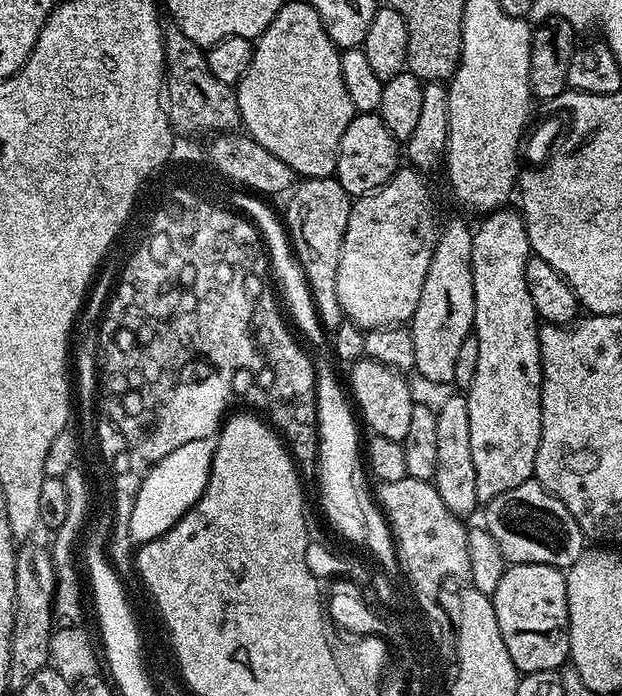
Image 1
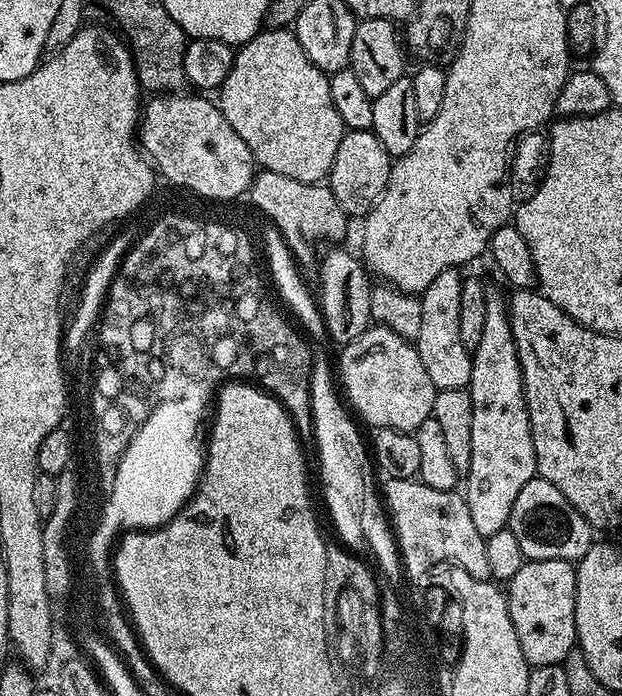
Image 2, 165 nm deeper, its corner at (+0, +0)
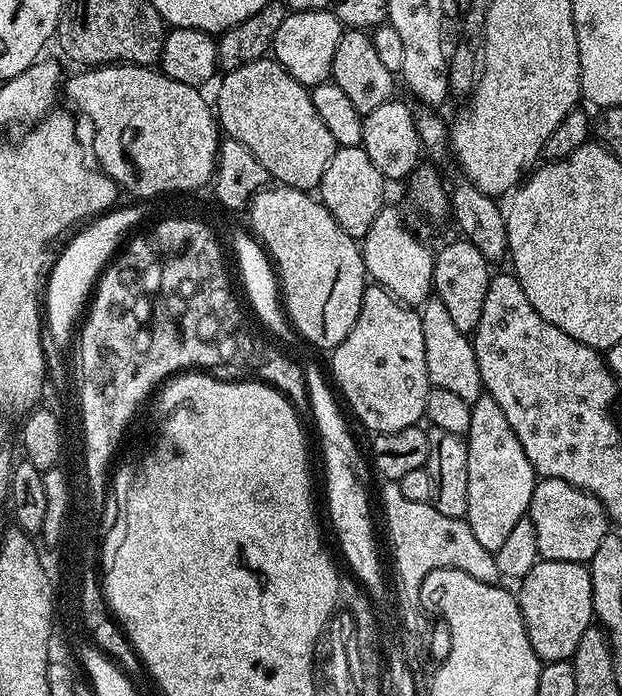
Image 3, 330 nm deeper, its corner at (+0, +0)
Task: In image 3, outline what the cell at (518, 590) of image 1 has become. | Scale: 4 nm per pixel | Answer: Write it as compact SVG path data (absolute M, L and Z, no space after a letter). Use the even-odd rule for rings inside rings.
M541 558L537 560L534 570L530 570L530 574L526 574L524 579L519 581L518 588L520 588L520 592L518 591L520 613L528 631L530 646L536 651L536 655L544 662L571 660L578 642L582 642L582 634L586 634L586 630L594 624L592 583L587 567L574 562Z

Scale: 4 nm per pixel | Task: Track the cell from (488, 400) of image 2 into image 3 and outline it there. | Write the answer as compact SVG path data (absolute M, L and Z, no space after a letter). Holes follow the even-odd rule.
M482 395L472 404L470 430L466 434L466 439L468 441L466 519L470 530L474 530L474 538L478 538L478 543L495 553L502 550L506 537L514 531L514 525L527 517L538 473L533 468L530 458L526 458L526 450L522 450L518 434L514 434L510 422L506 422L502 406L498 406L498 402L494 402L492 396Z

